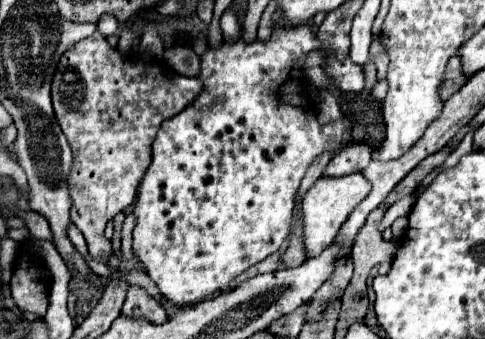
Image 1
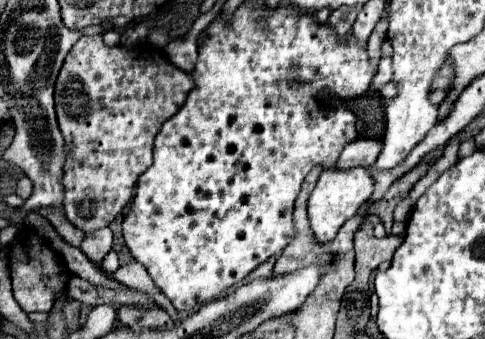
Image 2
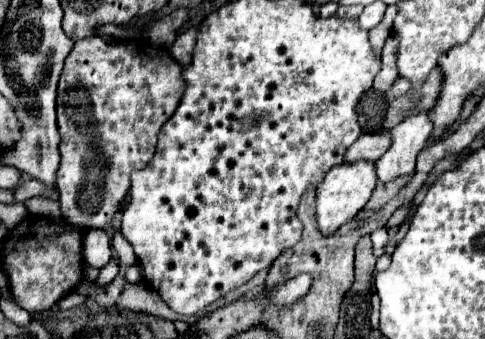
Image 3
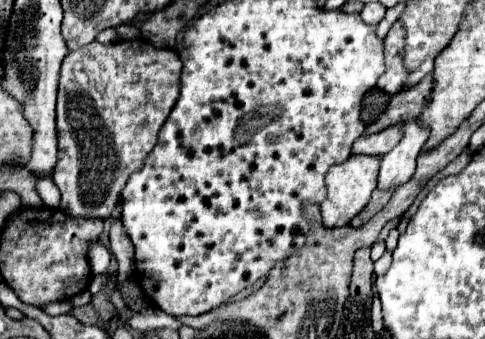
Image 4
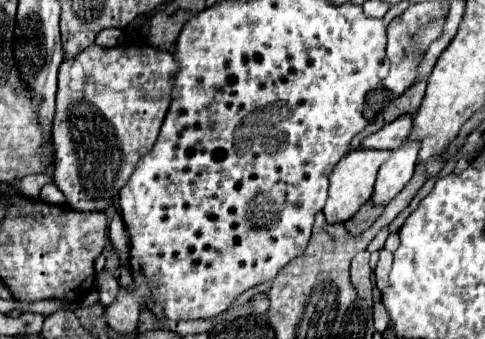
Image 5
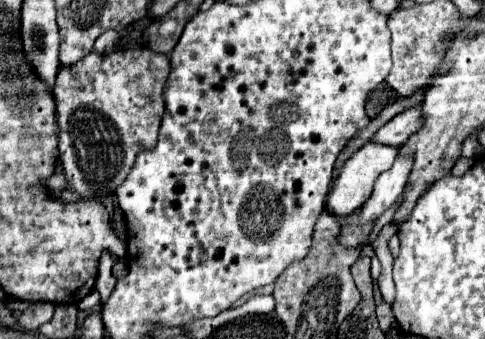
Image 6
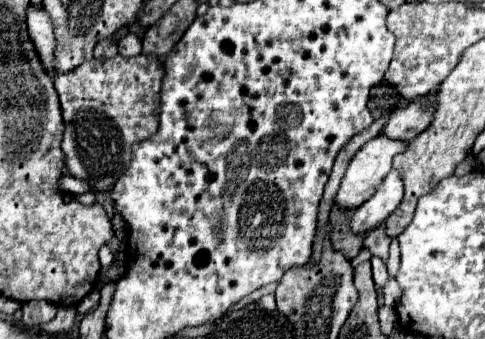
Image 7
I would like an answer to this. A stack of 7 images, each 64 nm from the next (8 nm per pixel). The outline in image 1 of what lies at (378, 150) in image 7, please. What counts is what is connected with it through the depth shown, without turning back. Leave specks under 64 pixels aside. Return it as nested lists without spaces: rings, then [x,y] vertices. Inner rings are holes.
[[[348,174],[342,178],[320,178],[310,192],[302,198],[302,226],[304,226],[304,254],[306,258],[316,258],[324,248],[332,244],[340,226],[348,220],[352,210],[368,196],[370,184],[360,174]]]

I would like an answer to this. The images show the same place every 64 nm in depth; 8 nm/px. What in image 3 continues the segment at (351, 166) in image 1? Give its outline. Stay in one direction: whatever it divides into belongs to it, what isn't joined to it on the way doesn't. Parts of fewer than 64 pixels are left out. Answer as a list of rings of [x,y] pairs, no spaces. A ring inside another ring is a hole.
[[[364,134],[360,136],[344,154],[344,162],[376,162],[382,152],[390,146],[390,136],[388,134]]]

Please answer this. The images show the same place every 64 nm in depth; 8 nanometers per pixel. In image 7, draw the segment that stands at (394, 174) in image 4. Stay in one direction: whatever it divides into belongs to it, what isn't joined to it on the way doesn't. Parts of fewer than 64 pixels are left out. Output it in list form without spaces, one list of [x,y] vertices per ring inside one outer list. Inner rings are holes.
[[[392,168],[390,174],[376,188],[374,196],[366,200],[360,208],[356,208],[350,220],[352,232],[364,232],[364,230],[372,230],[380,226],[398,208],[402,194],[404,194],[404,188],[402,188],[400,170]]]

